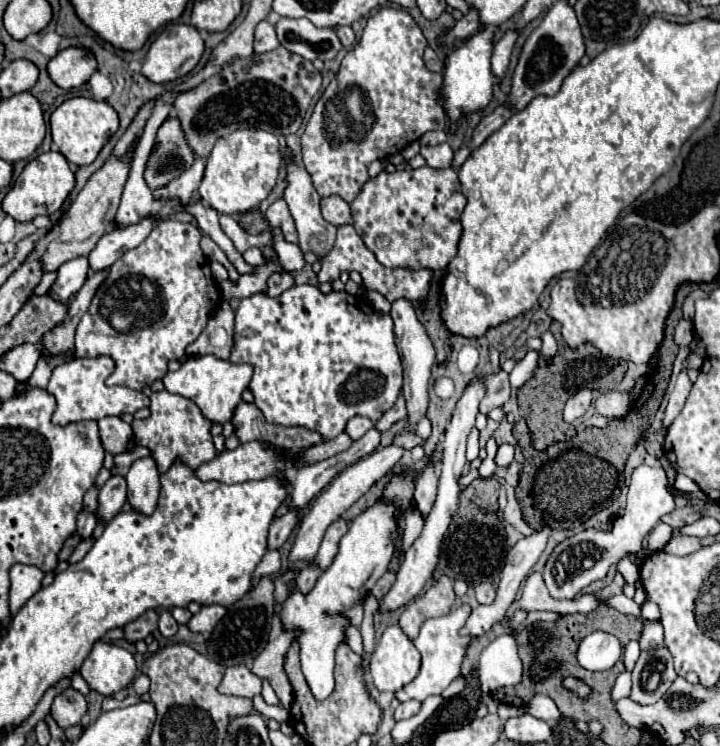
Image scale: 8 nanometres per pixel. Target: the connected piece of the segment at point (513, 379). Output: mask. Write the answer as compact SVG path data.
M530 351L530 353L512 369L512 373L510 373L510 385L512 385L514 389L522 387L522 385L534 375L536 365L538 365L538 353L536 353L536 351Z

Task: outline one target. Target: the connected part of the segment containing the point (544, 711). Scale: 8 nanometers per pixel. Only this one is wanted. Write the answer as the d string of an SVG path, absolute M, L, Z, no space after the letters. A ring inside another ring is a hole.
M536 695L536 697L528 703L526 711L528 711L530 715L538 717L538 719L544 719L544 721L550 723L550 725L556 725L558 719L562 717L562 713L560 713L560 709L556 707L556 703L554 703L550 697L546 697L546 695Z

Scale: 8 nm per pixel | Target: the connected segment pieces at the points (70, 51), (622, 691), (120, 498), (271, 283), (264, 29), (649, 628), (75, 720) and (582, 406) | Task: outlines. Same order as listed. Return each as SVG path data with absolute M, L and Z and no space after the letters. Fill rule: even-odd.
M68 47L64 51L58 51L48 63L50 79L62 89L80 87L90 79L94 71L96 71L94 55L78 47Z
M622 671L616 679L616 685L612 687L610 691L610 699L616 703L618 697L626 697L630 693L630 673L628 671Z
M112 475L100 489L96 517L100 523L108 523L126 501L126 479L122 475Z
M274 273L268 277L268 285L266 285L266 295L268 297L278 297L282 291L290 289L294 285L294 279L290 273Z
M260 21L256 27L256 41L254 41L254 51L256 53L266 53L266 51L274 51L278 47L278 37L276 37L276 29L270 21Z
M644 621L644 633L640 639L640 649L660 649L664 645L664 633L660 621L648 623Z
M68 687L54 699L50 715L60 729L66 729L66 727L80 725L80 719L84 717L86 709L88 709L86 697L80 691Z
M580 389L578 393L574 393L574 395L566 401L564 421L566 421L566 423L572 423L574 419L582 417L582 415L588 411L590 401L592 401L592 391L590 391L590 389Z

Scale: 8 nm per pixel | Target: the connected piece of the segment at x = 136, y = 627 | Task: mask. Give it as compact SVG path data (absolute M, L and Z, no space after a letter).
M154 609L146 611L142 617L138 617L136 621L128 623L122 627L124 631L124 639L128 643L136 643L136 641L142 641L146 639L150 633L154 633L158 629L158 613Z

